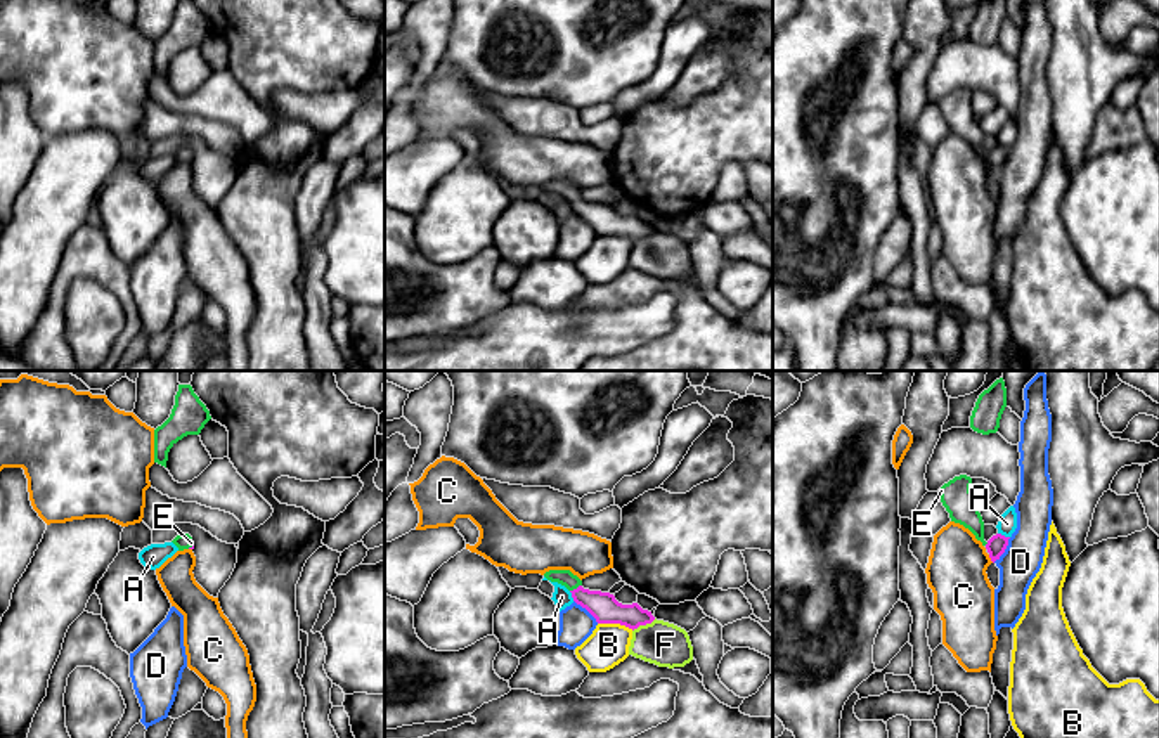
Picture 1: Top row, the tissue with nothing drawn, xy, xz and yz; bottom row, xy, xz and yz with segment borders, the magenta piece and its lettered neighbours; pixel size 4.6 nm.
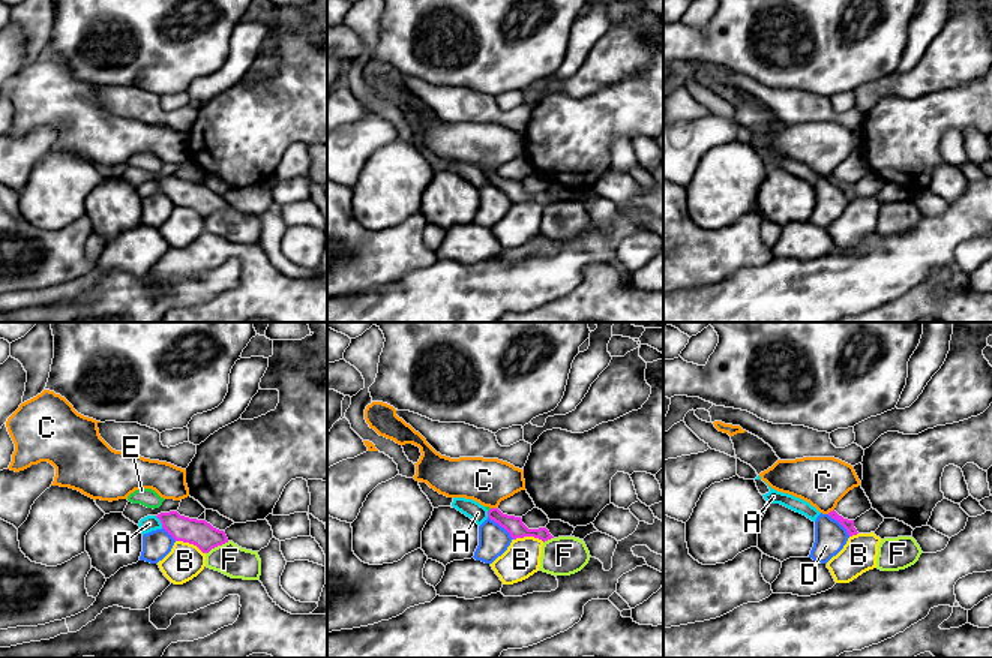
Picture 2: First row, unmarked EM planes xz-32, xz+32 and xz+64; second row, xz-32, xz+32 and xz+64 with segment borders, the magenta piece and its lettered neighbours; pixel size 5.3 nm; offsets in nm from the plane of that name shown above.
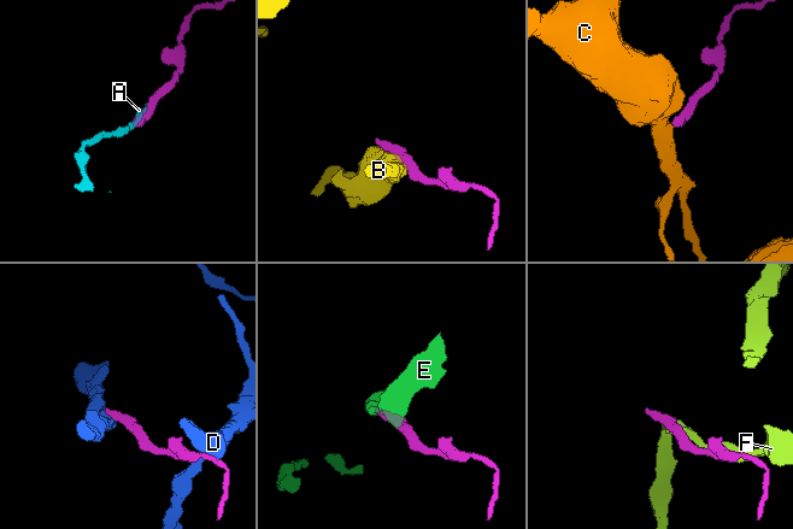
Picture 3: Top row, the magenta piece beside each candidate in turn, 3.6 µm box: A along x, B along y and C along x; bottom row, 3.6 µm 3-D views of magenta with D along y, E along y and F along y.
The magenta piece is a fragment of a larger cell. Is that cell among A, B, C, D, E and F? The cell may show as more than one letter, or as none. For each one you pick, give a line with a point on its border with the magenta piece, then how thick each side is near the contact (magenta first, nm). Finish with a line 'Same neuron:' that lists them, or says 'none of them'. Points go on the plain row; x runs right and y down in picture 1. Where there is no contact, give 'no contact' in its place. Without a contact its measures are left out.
E: xz (577, 200) | 140/80 nm
Same neuron: E

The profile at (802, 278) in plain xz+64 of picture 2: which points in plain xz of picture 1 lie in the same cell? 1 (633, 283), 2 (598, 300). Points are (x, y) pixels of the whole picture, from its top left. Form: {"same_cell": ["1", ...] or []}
{"same_cell": []}

